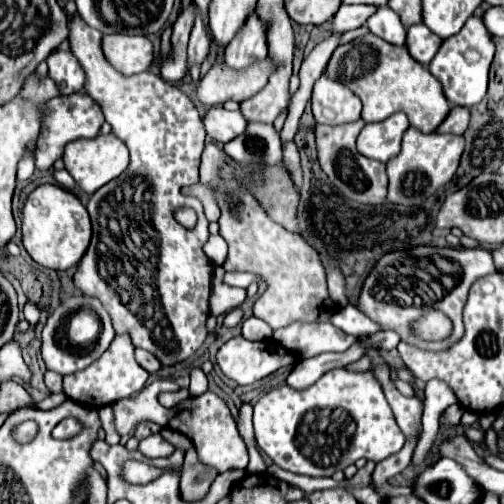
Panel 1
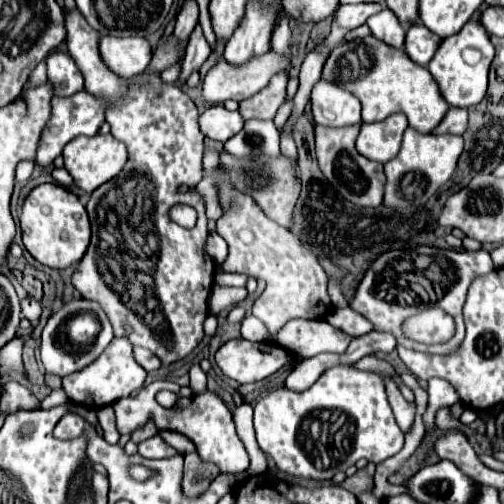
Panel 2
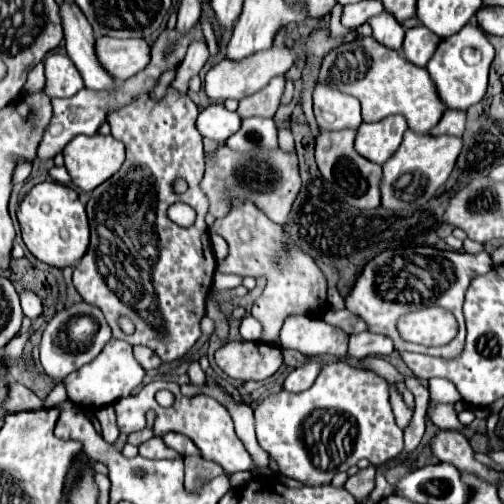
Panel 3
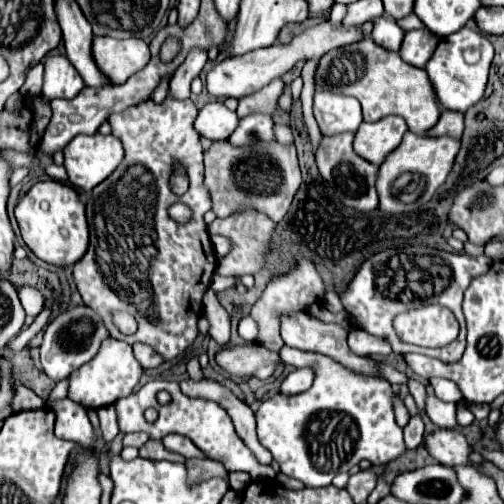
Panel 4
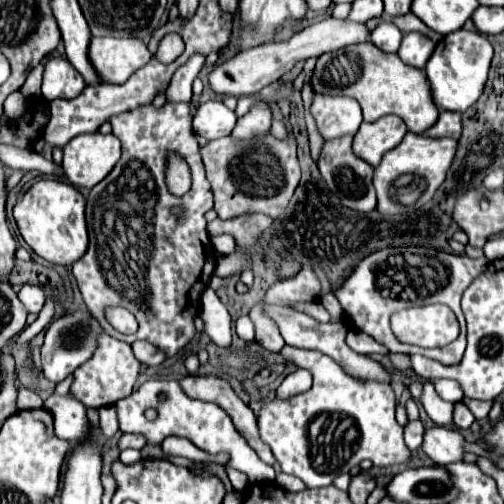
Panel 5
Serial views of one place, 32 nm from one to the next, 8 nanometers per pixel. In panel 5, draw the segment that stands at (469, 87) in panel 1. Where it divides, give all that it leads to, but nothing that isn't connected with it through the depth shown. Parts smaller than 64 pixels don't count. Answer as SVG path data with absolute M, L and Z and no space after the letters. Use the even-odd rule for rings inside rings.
M460 28L456 32L450 32L448 36L444 36L436 44L436 50L424 68L428 82L430 82L430 92L432 92L434 104L438 108L450 110L450 112L464 112L466 108L470 108L484 90L490 60L492 60L492 46L484 34Z

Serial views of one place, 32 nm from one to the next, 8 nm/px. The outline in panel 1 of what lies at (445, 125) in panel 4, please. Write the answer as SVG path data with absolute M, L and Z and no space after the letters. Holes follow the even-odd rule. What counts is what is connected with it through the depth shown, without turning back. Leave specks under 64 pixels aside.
M452 108L446 116L446 120L436 128L436 132L444 134L444 132L450 132L450 134L462 134L466 128L468 128L468 120L470 120L470 110L468 108Z

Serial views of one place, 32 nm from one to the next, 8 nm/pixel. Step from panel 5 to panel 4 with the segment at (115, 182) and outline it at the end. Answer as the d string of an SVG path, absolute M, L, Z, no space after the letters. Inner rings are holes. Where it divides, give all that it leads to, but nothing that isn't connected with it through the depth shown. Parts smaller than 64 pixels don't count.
M170 96L164 104L154 104L152 100L142 102L134 108L126 108L120 114L112 114L108 118L112 126L112 134L120 138L124 146L124 158L118 164L116 172L112 172L102 184L92 188L90 198L86 202L86 220L90 226L90 246L86 254L74 264L74 282L78 292L88 308L100 314L104 326L110 336L116 340L124 340L128 344L144 342L154 350L160 350L164 360L172 360L180 356L198 336L196 320L202 314L202 296L212 282L212 274L216 270L216 252L212 248L204 214L212 208L212 200L208 188L204 186L204 162L202 162L202 144L200 134L194 130L196 106L192 100L172 100ZM174 162L182 162L188 172L190 188L184 196L176 196L170 192L168 178ZM176 202L186 204L192 210L192 218L186 224L178 224L168 216L168 208ZM126 310L138 322L138 332L132 336L124 336L110 318L110 312Z

